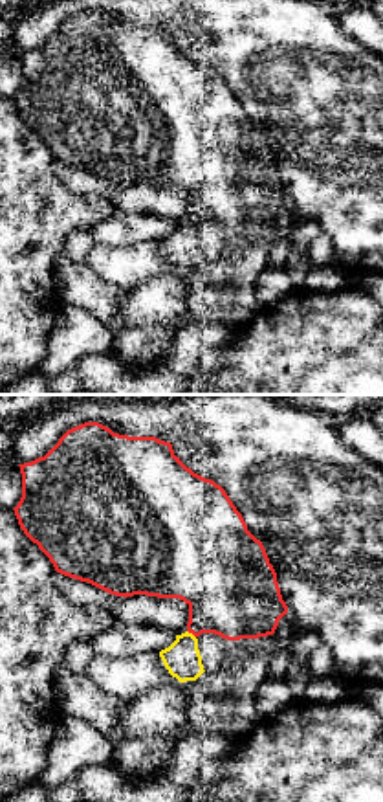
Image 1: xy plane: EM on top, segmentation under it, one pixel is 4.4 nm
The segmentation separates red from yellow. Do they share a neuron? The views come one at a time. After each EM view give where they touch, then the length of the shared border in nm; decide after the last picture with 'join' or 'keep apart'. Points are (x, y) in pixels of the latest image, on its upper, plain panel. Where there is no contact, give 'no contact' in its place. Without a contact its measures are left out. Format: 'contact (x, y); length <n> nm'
contact (191, 221); length 50 nm

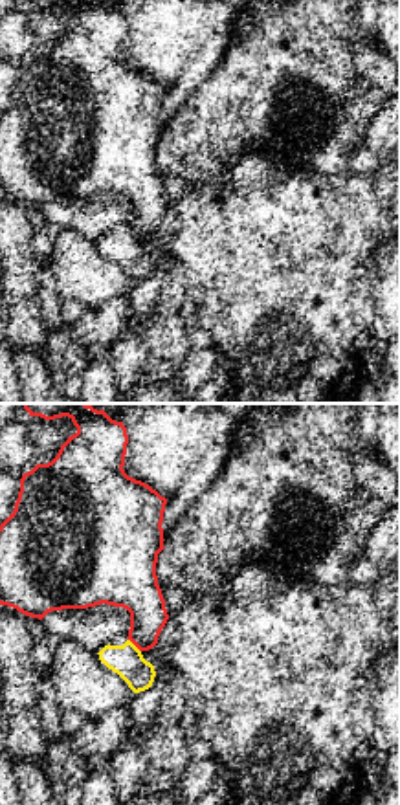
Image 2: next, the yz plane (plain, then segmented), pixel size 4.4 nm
contact (134, 233); length 80 nm

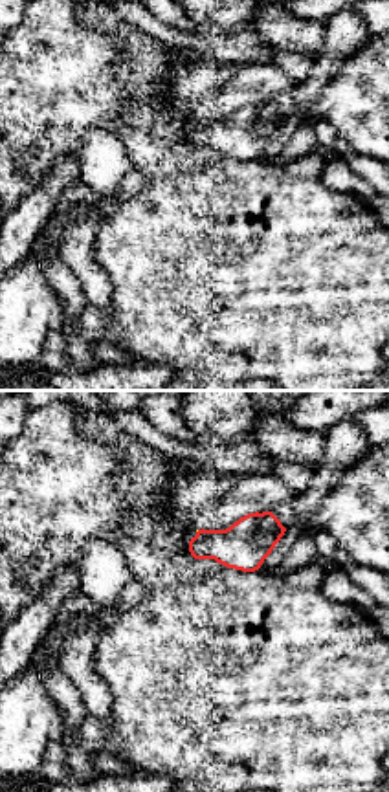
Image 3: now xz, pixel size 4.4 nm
no contact

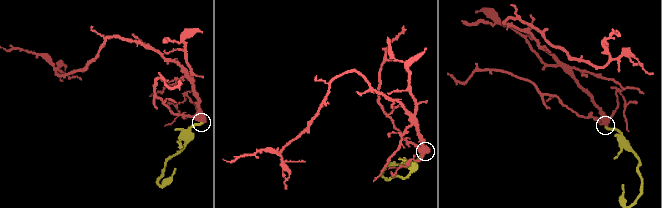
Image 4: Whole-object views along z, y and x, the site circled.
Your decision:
keep apart

